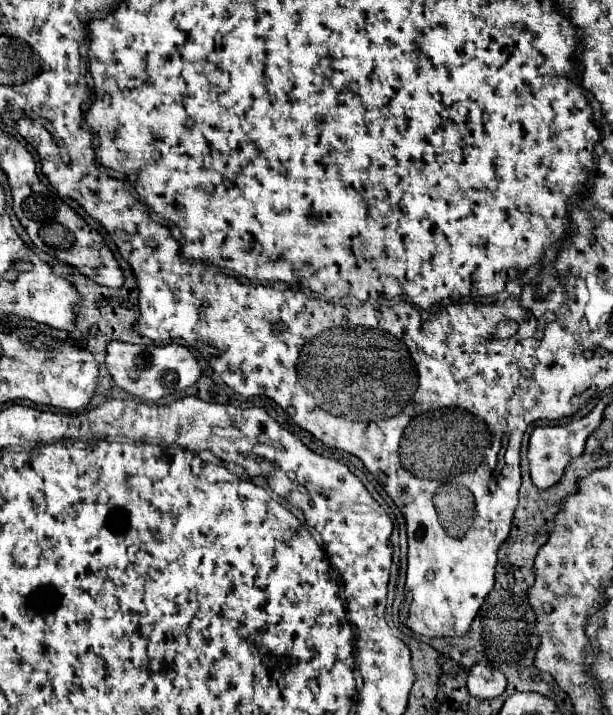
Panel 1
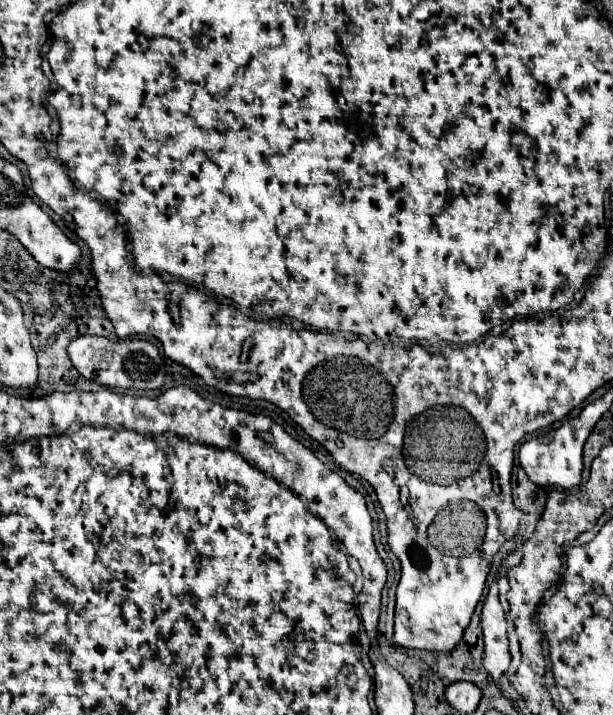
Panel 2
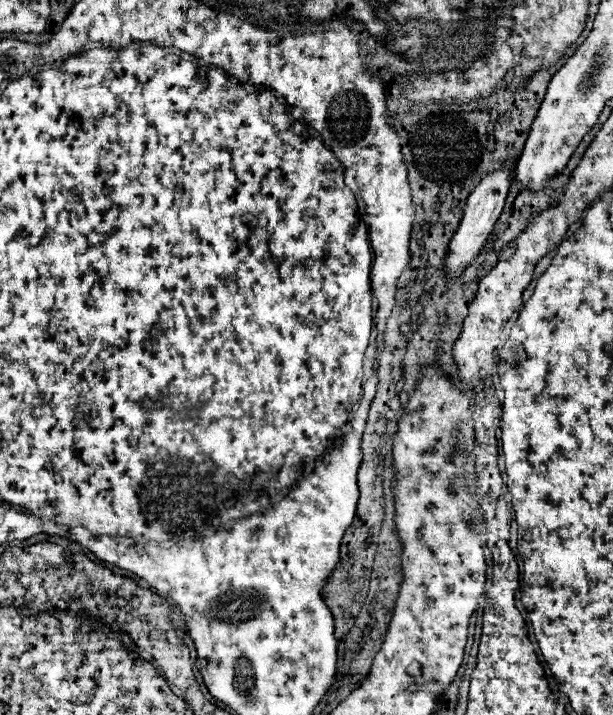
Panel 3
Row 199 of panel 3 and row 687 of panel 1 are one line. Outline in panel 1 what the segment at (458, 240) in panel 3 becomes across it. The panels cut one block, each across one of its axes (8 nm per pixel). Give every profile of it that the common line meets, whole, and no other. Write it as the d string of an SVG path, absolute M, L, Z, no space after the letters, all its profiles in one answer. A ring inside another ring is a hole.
M480 662L470 668L468 692L476 698L496 698L506 690L506 676L496 668Z

